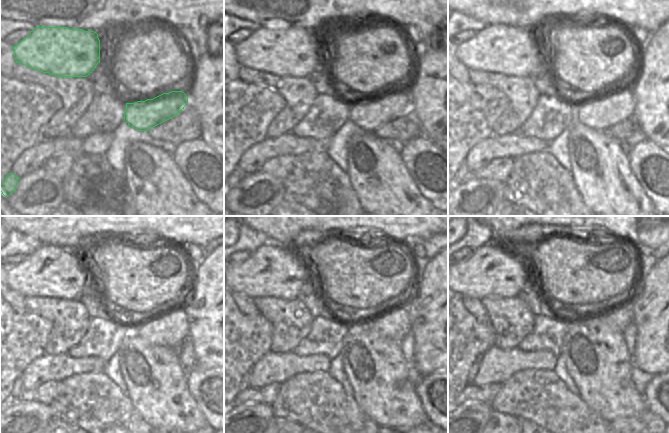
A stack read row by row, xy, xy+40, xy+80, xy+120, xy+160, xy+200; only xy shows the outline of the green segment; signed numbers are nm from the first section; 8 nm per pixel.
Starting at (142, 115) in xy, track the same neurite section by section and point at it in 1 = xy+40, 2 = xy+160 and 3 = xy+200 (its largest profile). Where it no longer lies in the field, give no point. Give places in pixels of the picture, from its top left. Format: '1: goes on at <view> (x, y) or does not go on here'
1: goes on at xy+40 (369, 115)
2: goes on at xy+160 (394, 323)
3: goes on at xy+200 (622, 316)

